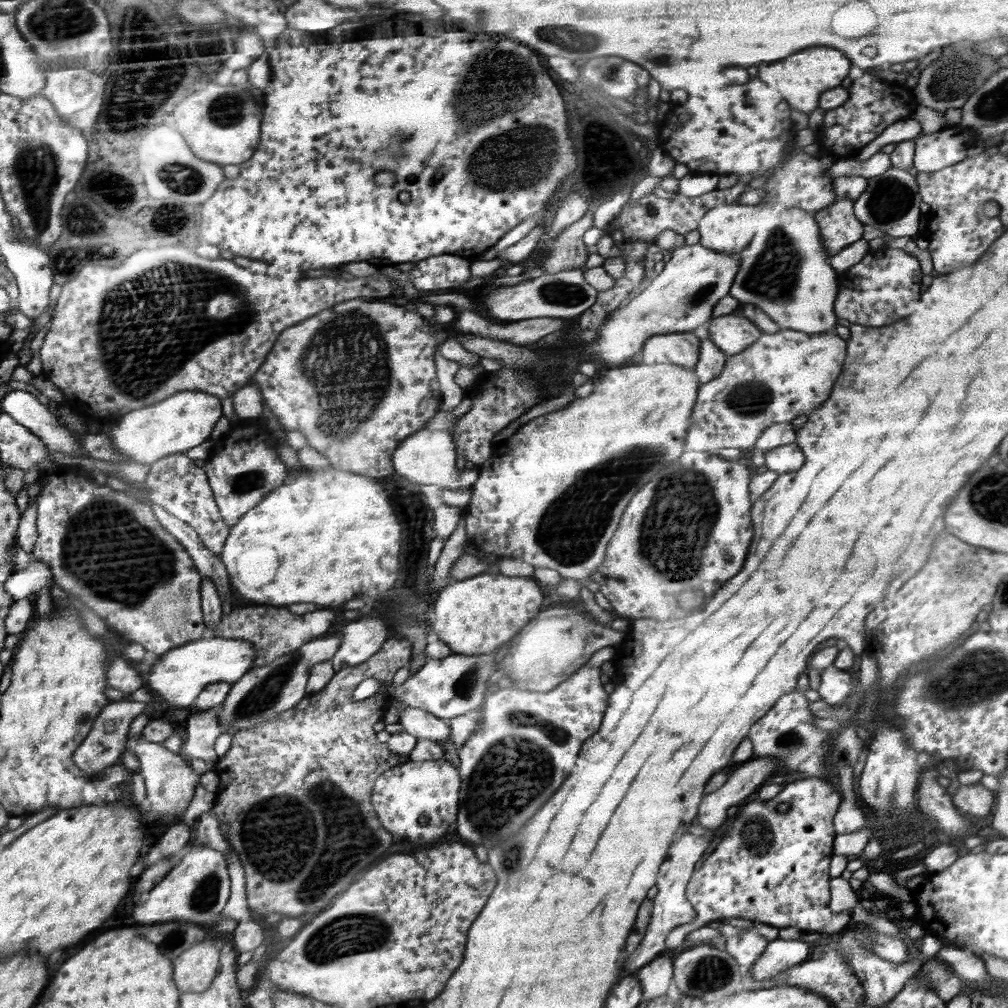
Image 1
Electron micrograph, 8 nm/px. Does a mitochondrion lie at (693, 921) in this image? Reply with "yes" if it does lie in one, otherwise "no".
no

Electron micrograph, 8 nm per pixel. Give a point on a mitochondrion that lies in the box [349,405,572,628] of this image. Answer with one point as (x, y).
(415, 512)

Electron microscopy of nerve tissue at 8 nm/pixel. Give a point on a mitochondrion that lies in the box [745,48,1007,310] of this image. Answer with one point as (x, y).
(955, 76)

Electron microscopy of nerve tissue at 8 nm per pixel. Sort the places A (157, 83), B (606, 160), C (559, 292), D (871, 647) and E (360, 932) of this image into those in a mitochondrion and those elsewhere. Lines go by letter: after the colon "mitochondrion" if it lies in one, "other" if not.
A: mitochondrion
B: other
C: mitochondrion
D: other
E: mitochondrion

